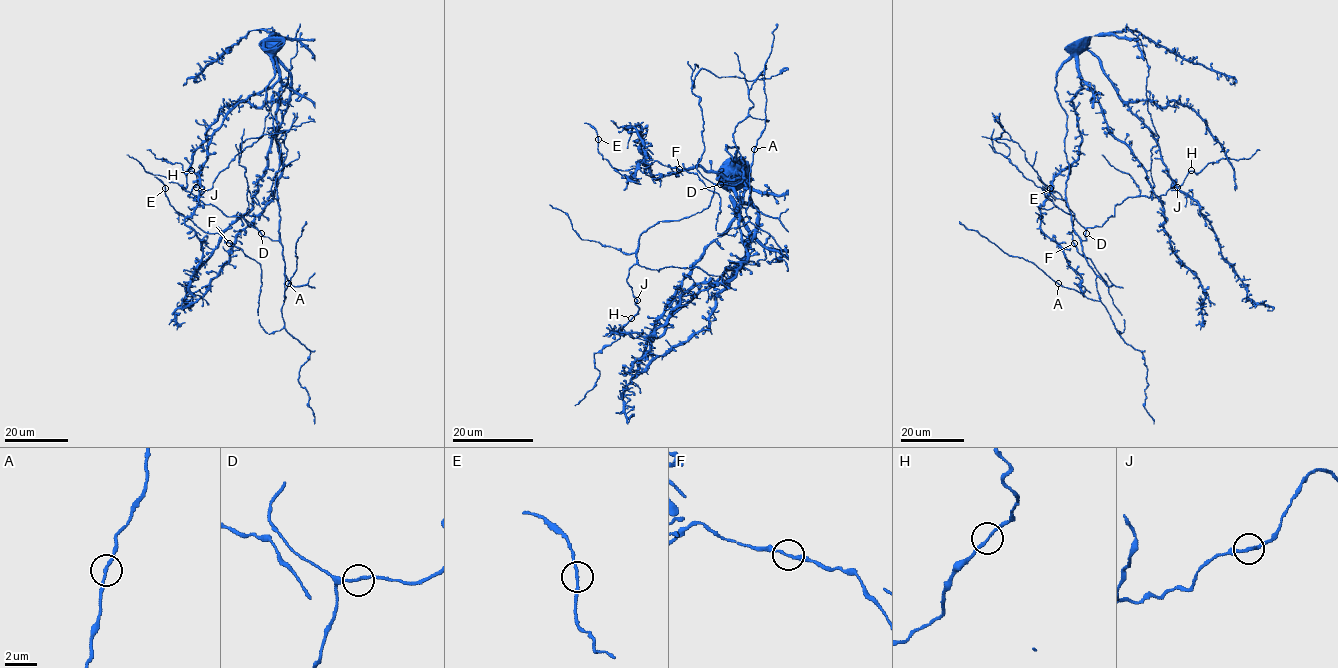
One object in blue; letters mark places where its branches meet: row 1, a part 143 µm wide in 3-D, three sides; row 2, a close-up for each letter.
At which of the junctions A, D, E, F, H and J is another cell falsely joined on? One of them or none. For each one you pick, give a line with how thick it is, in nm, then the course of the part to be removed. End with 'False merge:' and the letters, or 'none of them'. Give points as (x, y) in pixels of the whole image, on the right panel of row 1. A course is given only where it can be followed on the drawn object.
False merge: none of them

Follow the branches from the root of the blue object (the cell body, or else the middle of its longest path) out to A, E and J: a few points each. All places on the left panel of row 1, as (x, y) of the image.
A: (213, 205), (227, 216), (245, 219), (264, 236), (280, 242), (285, 275), (283, 301), (288, 283)
E: (213, 205), (280, 242), (285, 283), (279, 331), (268, 334), (259, 323), (260, 265), (178, 212), (165, 188)
J: (213, 205), (205, 204), (195, 195), (189, 197), (187, 195), (196, 187)

